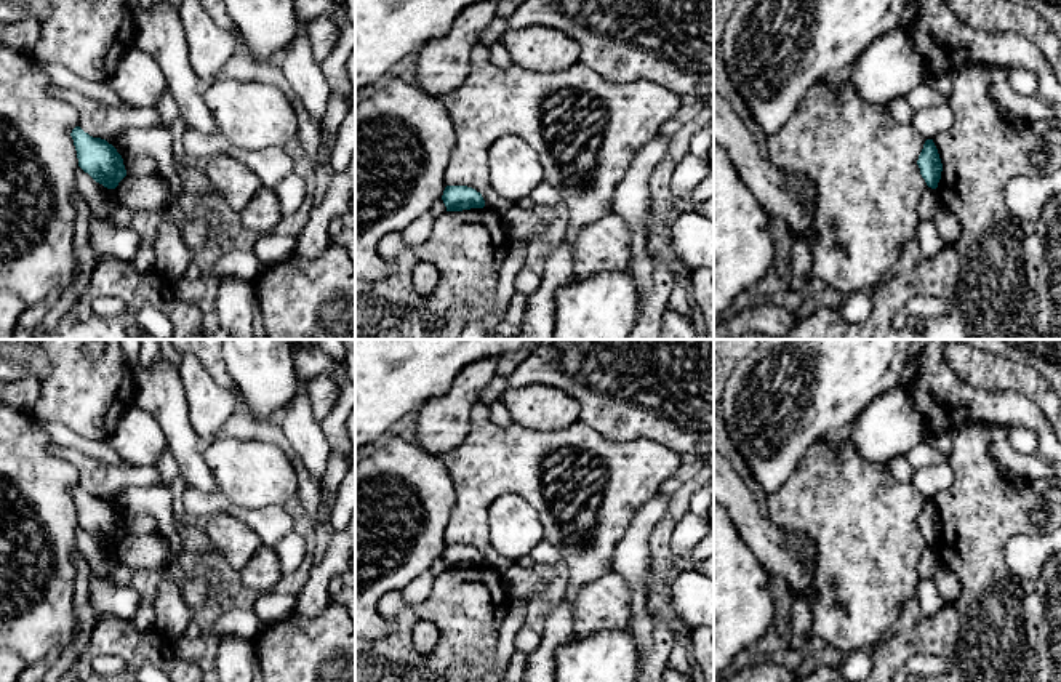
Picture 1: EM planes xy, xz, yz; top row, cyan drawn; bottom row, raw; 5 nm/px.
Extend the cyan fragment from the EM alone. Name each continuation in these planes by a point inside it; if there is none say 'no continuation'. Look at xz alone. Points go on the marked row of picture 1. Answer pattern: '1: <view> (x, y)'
no continuation

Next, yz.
no continuation

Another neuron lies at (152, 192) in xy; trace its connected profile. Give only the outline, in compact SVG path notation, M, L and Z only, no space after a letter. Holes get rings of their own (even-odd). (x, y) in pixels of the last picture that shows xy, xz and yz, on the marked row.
M160 171L136 176L126 175L115 191L120 207L133 213L144 211L162 216L171 211L174 216L179 216L171 184Z

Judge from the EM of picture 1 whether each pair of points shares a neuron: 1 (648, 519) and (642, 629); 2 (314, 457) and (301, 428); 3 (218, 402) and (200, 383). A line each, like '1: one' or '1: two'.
1: one
2: one
3: one

